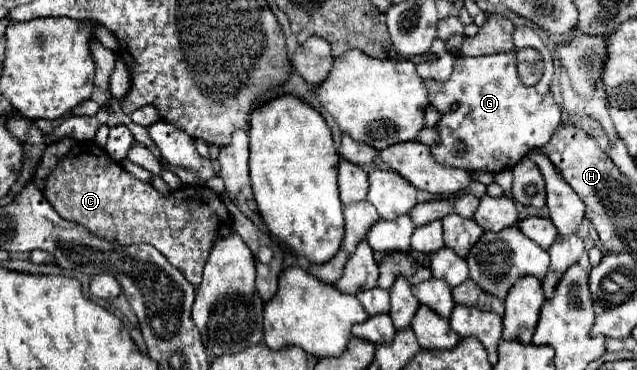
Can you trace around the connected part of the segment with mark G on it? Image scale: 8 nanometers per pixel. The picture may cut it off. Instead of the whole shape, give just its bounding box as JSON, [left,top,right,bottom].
[424,27,562,173]

